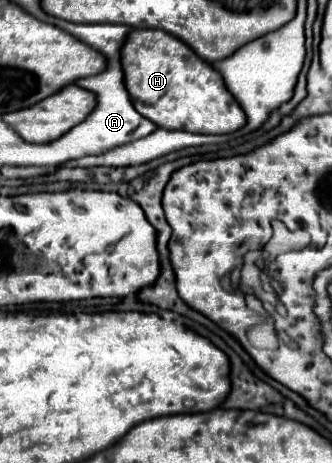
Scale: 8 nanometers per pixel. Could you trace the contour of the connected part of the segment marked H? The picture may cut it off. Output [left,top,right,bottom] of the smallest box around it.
[122,31,246,135]

